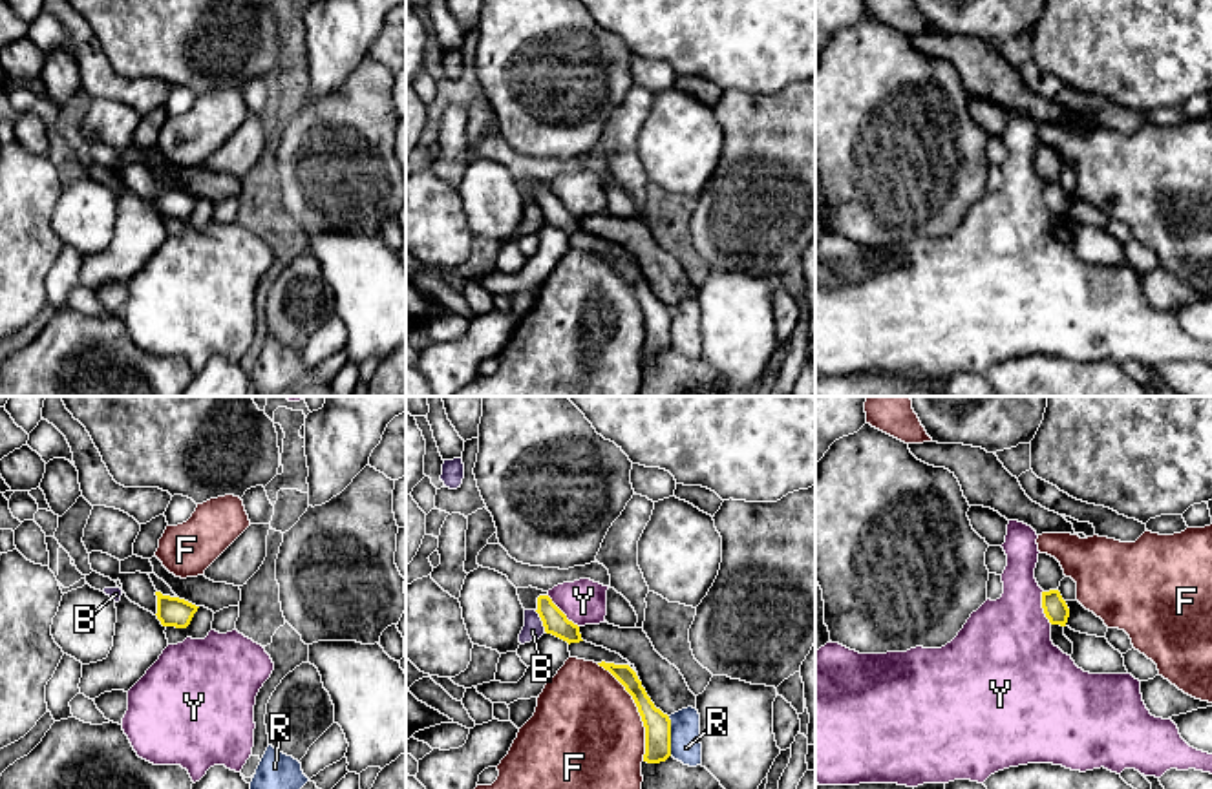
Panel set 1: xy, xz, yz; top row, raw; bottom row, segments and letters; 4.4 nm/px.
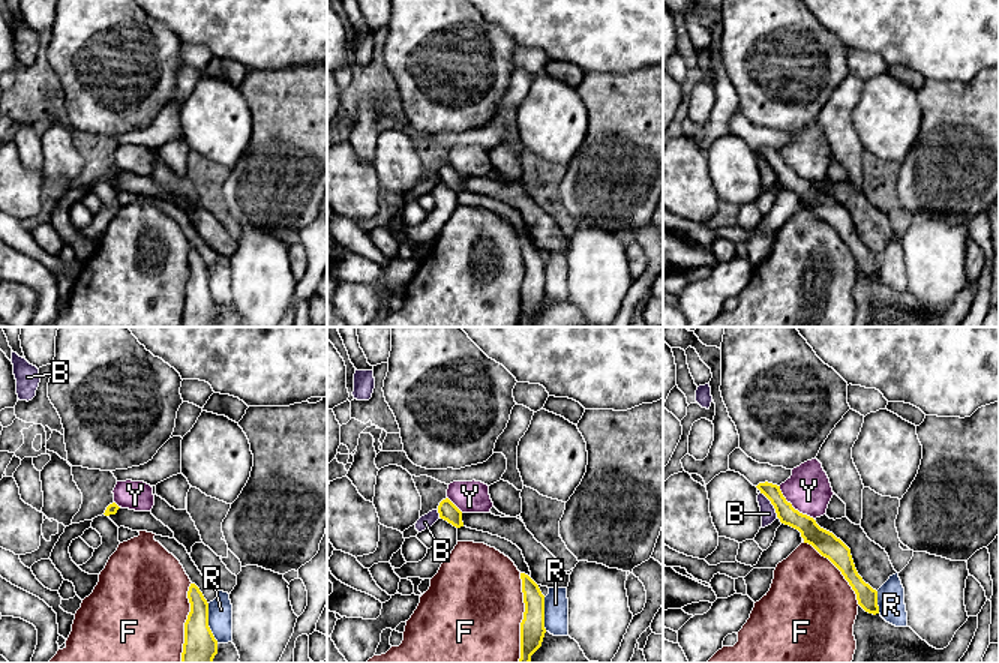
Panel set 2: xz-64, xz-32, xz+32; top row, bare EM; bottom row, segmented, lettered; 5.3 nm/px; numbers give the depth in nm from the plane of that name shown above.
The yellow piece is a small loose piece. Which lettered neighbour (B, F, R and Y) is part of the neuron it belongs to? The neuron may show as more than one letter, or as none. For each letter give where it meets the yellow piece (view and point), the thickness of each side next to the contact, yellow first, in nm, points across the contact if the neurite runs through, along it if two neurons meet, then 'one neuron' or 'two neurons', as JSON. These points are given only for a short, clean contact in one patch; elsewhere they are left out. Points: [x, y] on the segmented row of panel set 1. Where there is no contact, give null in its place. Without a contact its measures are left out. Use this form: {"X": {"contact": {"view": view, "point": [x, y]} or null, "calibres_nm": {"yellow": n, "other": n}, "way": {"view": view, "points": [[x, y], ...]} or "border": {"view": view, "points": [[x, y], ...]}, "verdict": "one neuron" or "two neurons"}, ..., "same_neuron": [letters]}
{"B": {"contact": {"view": "xz", "point": [542, 620]}, "calibres_nm": {"yellow": 110, "other": 90}, "verdict": "two neurons"}, "F": {"contact": {"view": "xz", "point": [638, 711]}, "calibres_nm": {"yellow": 120, "other": 480}, "verdict": "two neurons"}, "R": {"contact": {"view": "xz", "point": [669, 736]}, "calibres_nm": {"yellow": 120, "other": 140}, "verdict": "two neurons"}, "Y": {"contact": {"view": "xz", "point": [562, 612]}, "calibres_nm": {"yellow": 110, "other": 200}, "verdict": "two neurons"}, "same_neuron": []}

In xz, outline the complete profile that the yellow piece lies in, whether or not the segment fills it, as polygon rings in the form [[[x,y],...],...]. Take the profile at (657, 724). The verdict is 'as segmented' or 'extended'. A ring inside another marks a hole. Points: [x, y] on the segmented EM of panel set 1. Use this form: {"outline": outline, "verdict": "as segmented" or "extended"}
{"outline": [[[598,663],[609,670],[633,696],[645,727],[645,754],[643,762],[660,763],[671,756],[671,720],[654,707],[642,681],[629,665]]], "verdict": "as segmented"}

